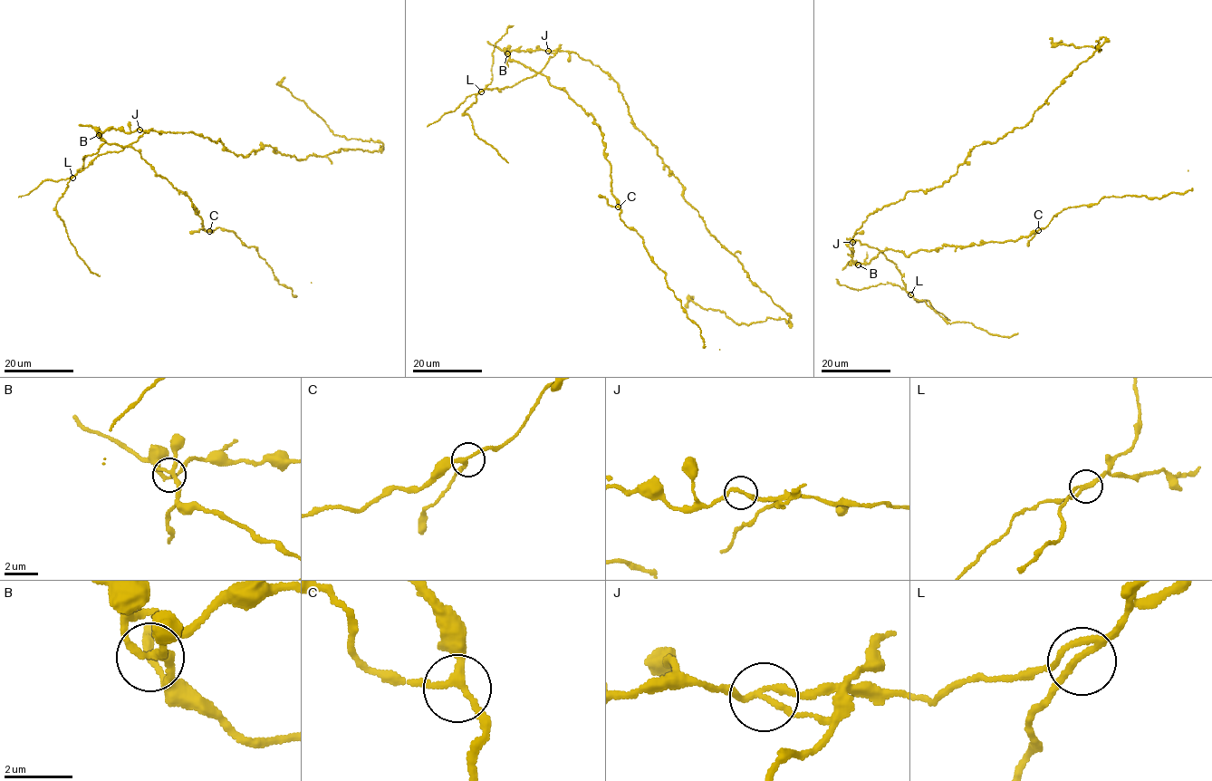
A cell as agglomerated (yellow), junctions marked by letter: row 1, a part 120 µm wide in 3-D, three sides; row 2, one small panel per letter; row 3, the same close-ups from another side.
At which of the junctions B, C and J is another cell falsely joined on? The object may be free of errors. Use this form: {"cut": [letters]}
{"cut": ["J"]}

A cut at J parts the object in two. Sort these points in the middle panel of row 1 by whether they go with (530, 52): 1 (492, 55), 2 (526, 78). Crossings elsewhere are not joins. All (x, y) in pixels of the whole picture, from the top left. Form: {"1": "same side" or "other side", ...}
{"1": "other side", "2": "other side"}

